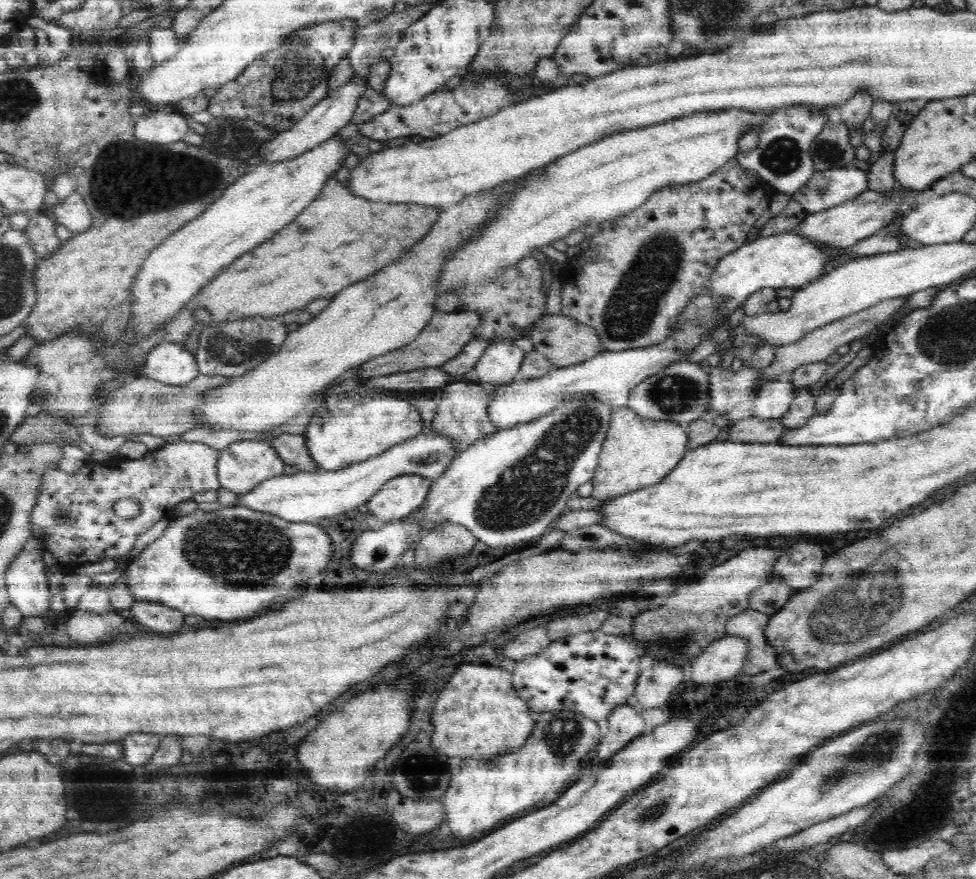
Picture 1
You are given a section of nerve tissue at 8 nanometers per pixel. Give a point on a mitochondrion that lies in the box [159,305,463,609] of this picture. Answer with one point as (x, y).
(245, 553)

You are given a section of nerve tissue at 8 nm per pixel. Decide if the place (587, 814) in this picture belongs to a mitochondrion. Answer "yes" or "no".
no

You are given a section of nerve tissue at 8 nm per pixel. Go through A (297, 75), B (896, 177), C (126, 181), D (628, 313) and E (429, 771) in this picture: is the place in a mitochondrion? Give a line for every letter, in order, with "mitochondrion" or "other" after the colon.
A: mitochondrion
B: other
C: mitochondrion
D: mitochondrion
E: mitochondrion

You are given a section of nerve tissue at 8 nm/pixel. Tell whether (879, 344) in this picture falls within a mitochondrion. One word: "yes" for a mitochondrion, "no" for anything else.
no

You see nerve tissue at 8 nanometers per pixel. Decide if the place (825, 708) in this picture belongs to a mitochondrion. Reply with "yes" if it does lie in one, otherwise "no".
no

